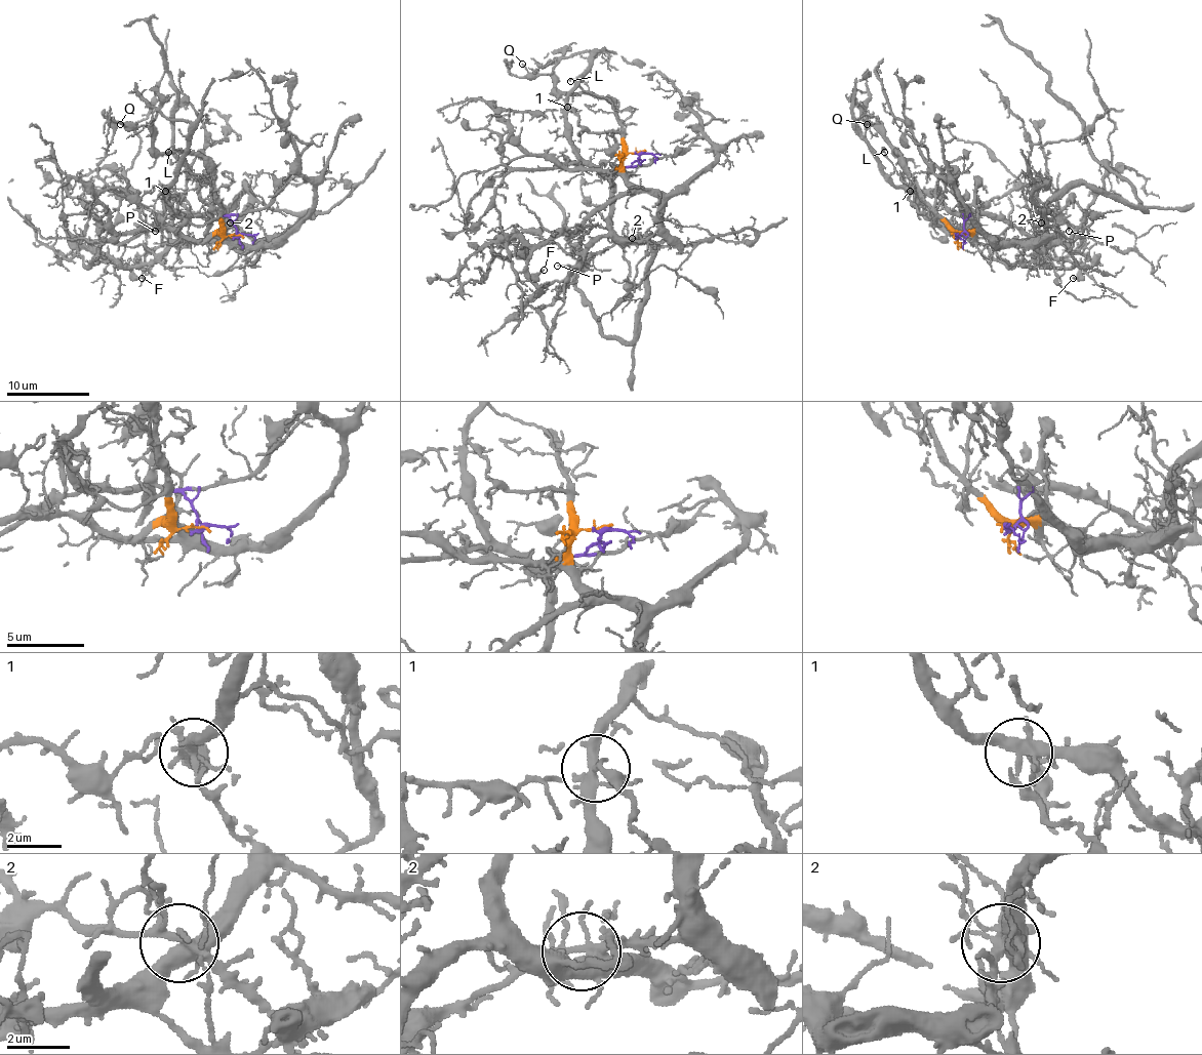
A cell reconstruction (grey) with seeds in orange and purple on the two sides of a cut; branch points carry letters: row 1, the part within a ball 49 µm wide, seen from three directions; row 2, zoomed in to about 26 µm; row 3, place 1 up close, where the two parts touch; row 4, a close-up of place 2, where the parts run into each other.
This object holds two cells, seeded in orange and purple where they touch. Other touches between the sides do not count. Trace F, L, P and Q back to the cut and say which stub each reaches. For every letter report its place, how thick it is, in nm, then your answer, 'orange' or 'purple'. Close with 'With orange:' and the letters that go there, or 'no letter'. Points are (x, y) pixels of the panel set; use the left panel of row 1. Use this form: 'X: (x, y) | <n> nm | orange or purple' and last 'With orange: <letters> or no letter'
F: (142, 278) | 200 nm | orange
L: (168, 152) | 100 nm | purple
P: (155, 231) | 100 nm | orange
Q: (120, 124) | 100 nm | orange
With orange: F, P, Q

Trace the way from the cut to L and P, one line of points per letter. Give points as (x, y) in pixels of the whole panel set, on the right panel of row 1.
L: (955, 235), (978, 213), (957, 213), (936, 197), (899, 189), (890, 180), (894, 170), (884, 152)
P: (955, 235), (978, 231), (1001, 247), (1032, 245), (1039, 239), (1041, 220), (1055, 213), (1068, 225), (1068, 231)

